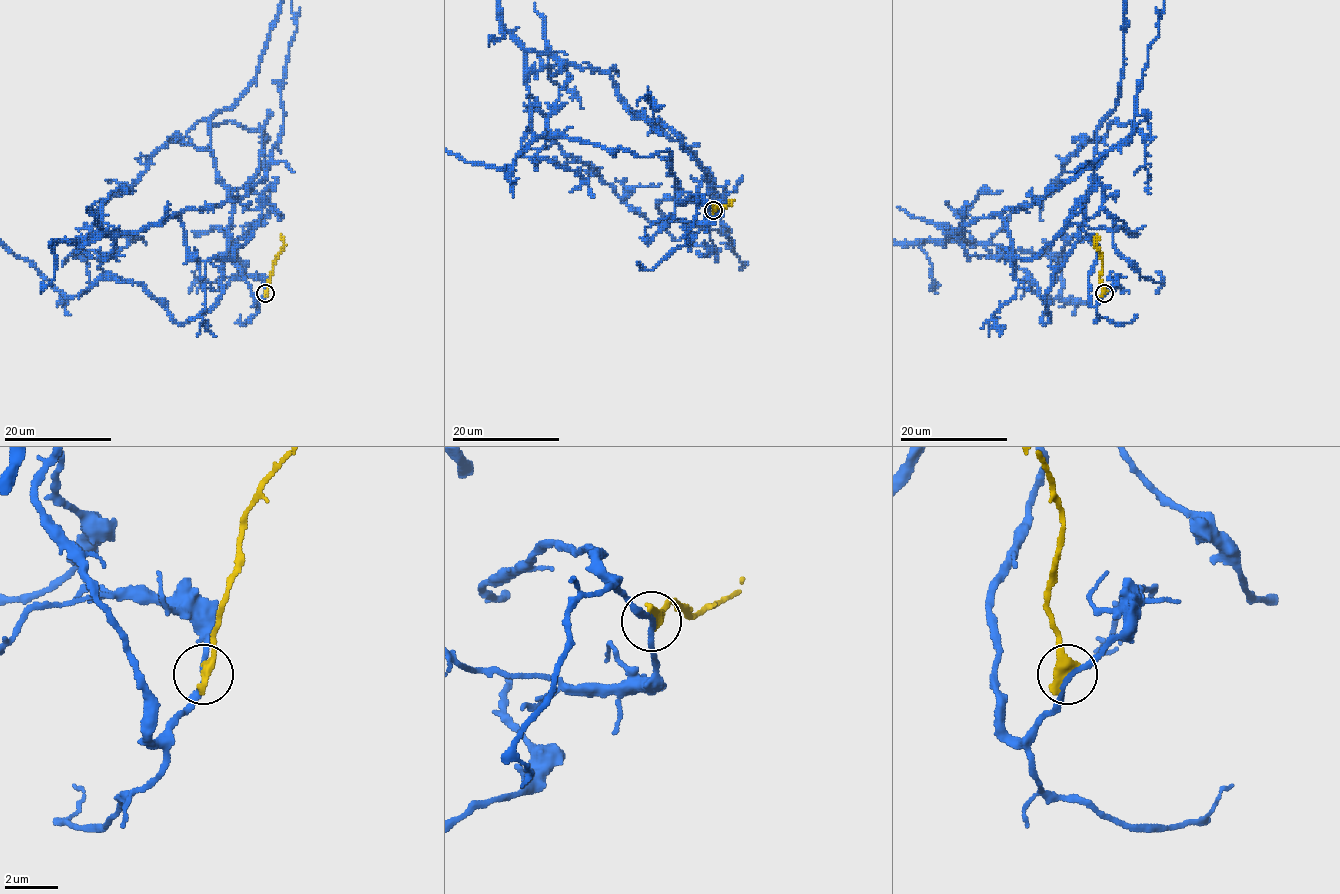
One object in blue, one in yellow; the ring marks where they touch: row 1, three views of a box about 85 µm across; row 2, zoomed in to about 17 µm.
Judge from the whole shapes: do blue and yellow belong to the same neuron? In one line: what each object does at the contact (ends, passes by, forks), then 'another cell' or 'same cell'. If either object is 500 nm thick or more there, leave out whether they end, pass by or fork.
blue passes by; yellow ends; another cell

